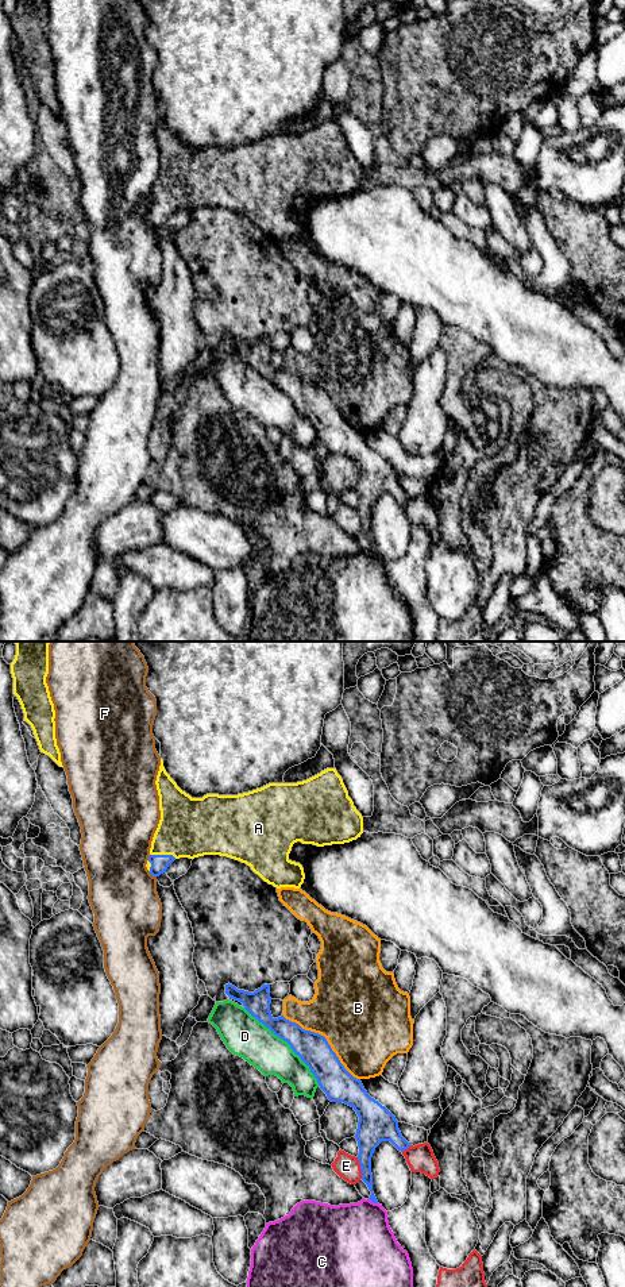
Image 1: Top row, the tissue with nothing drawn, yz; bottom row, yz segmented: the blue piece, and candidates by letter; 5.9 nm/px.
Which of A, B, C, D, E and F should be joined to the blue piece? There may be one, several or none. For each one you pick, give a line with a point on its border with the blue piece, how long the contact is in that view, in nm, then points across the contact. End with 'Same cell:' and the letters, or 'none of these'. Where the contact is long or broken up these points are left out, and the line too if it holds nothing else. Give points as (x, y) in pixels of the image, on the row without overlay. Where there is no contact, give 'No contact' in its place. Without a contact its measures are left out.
A: Touches blue at yz (164, 207). Shared border 160 nm
Same cell: A

